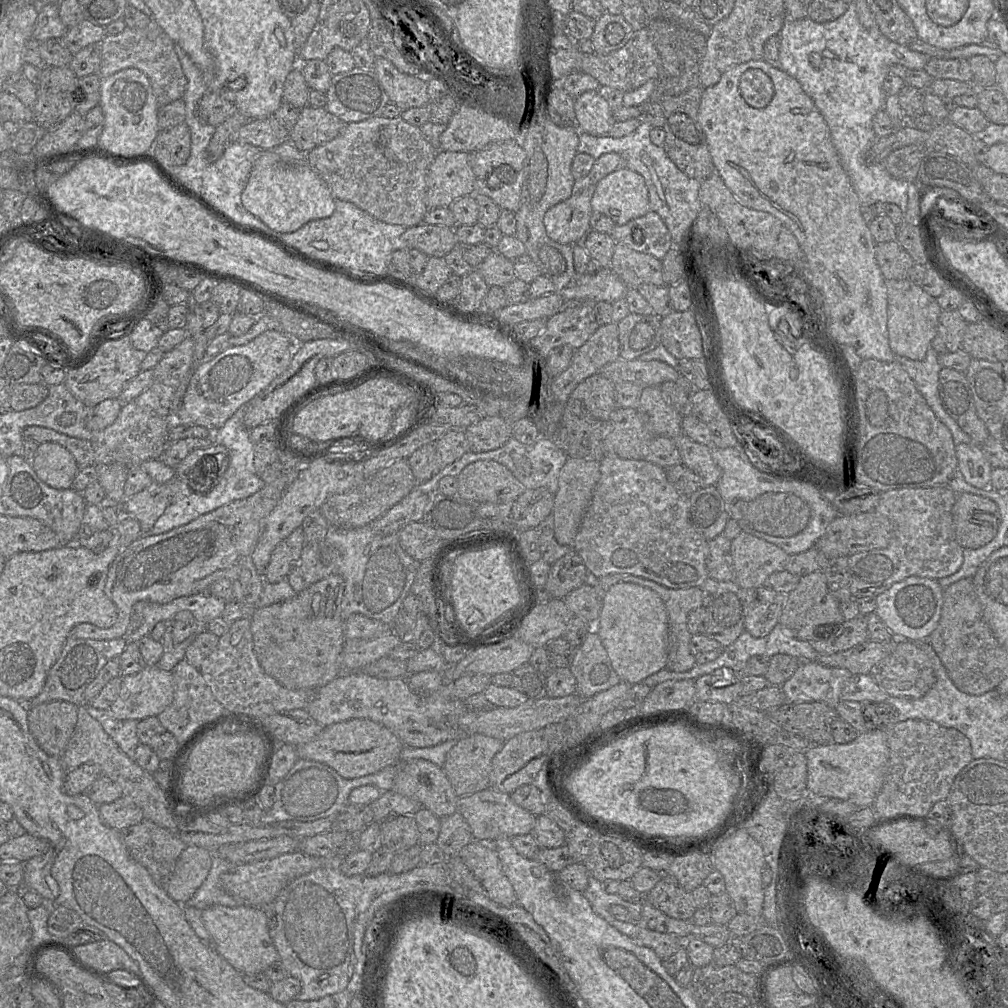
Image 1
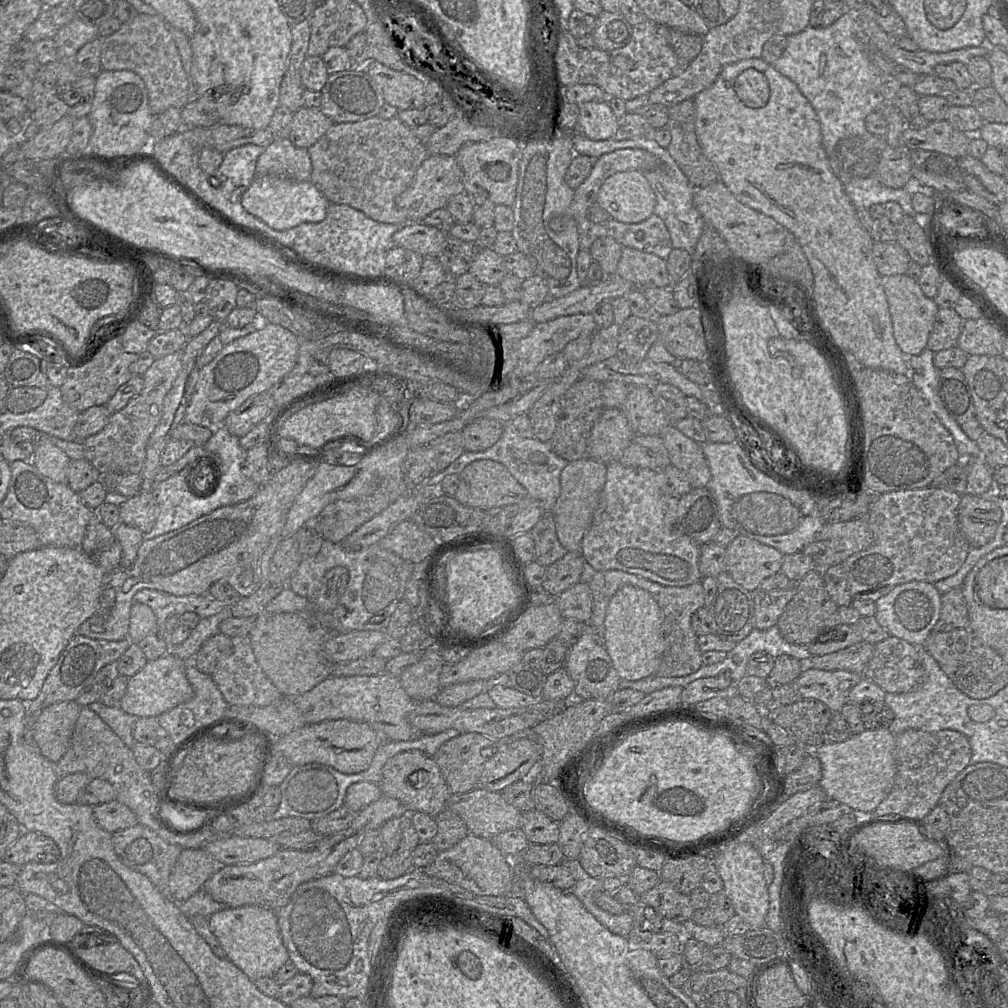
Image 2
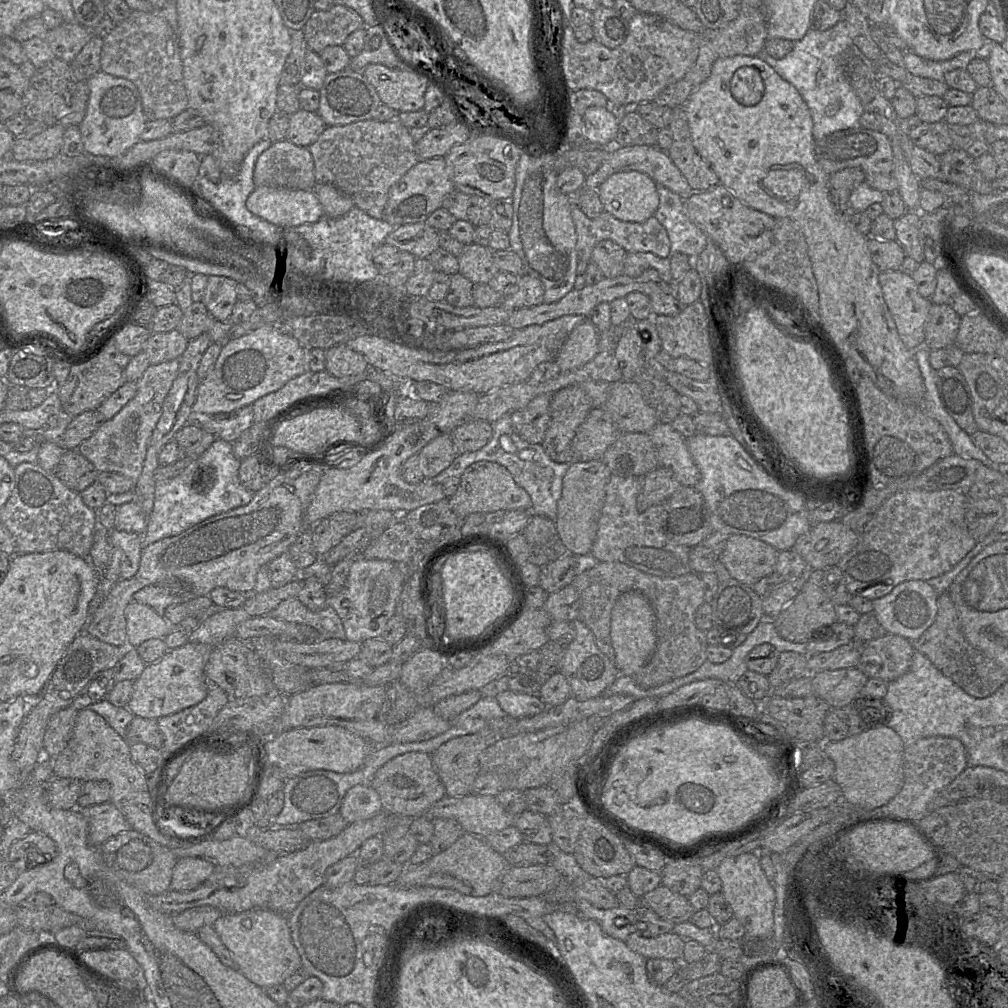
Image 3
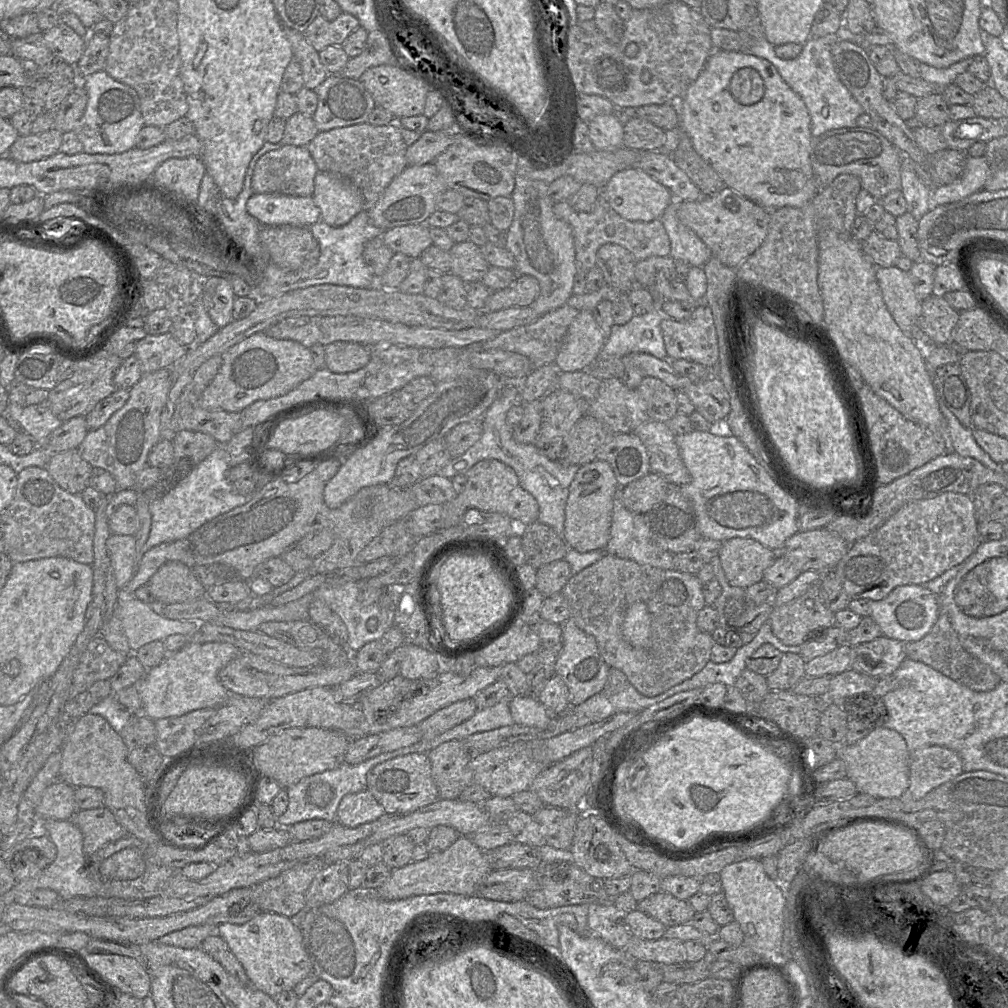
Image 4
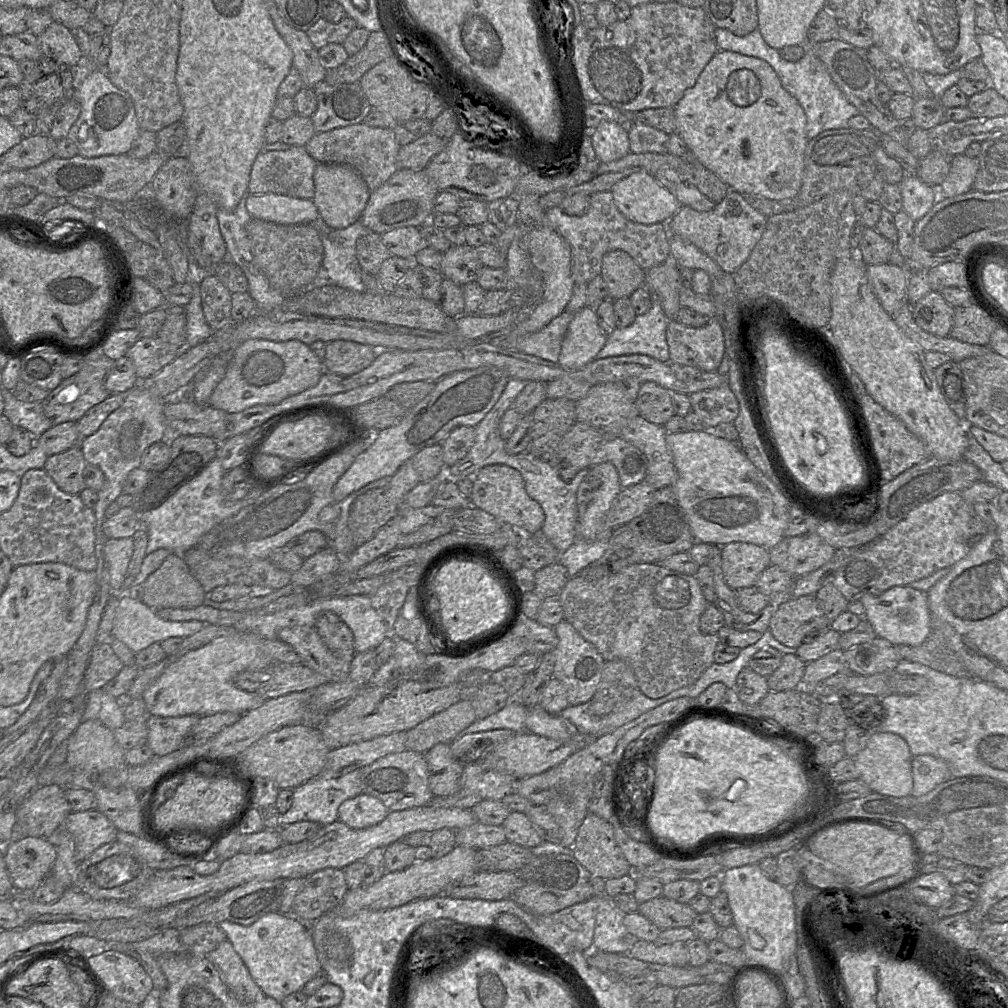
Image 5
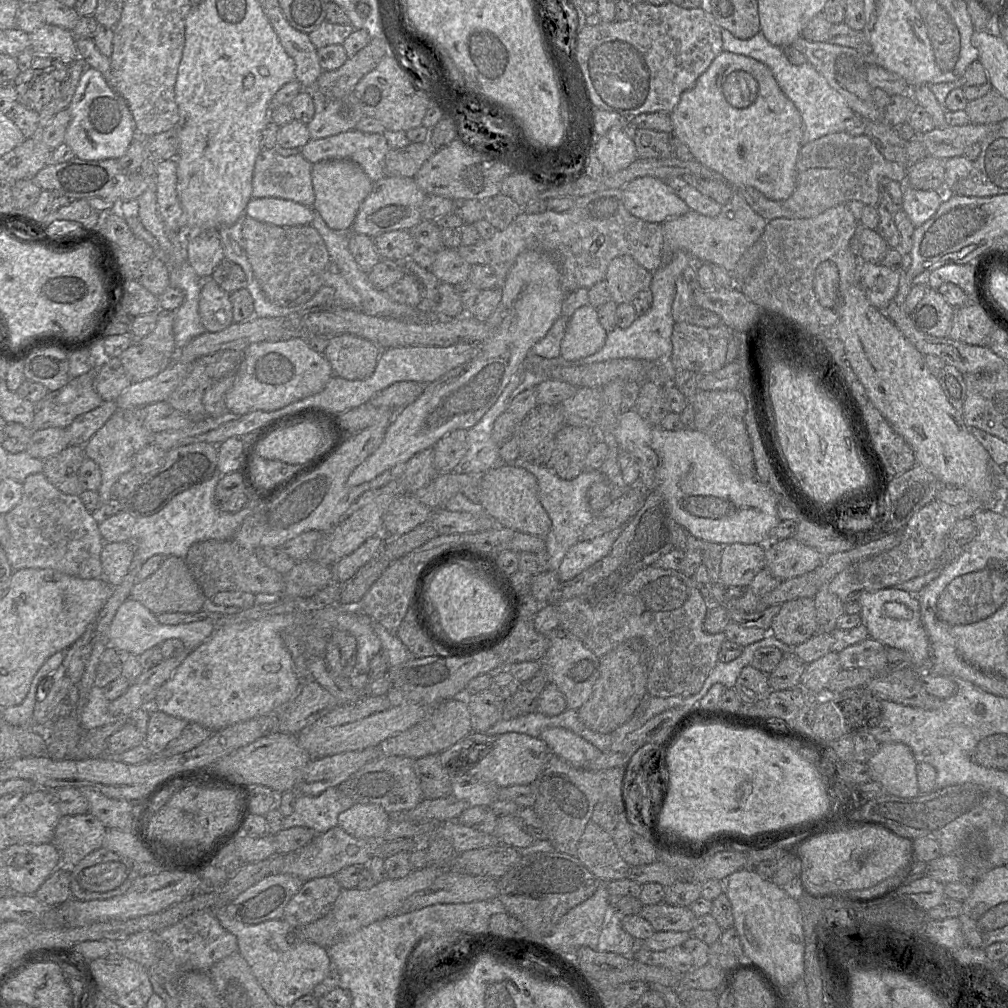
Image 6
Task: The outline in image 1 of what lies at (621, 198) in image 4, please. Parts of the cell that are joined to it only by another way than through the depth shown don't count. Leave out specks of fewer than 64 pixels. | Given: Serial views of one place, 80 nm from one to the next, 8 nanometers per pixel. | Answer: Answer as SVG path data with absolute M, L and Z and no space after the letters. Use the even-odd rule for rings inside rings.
M619 168L599 181L591 199L592 211L609 217L614 225L647 214L649 192L644 178L627 168Z

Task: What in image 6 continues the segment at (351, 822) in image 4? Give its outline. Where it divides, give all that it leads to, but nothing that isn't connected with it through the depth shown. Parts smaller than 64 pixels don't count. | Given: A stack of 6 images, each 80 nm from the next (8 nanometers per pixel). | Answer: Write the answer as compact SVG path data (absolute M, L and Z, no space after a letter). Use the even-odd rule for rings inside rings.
M354 803L338 815L338 826L355 838L380 838L389 827L390 817L378 805Z

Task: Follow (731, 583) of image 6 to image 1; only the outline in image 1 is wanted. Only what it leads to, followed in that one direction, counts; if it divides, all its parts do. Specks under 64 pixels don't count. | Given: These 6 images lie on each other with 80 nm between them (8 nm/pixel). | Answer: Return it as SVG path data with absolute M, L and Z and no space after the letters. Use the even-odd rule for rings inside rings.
M742 531L731 542L734 581L743 589L764 586L766 579L775 572L786 570L789 554L779 546Z

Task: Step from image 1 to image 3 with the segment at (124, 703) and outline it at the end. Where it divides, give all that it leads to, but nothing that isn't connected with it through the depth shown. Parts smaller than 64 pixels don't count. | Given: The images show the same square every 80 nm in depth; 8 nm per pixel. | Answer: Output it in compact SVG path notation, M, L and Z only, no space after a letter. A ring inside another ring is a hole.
M189 640L179 648L168 650L159 661L146 665L142 674L133 681L133 694L127 705L129 711L134 716L157 720L200 703L207 696L204 668L211 649L212 647Z

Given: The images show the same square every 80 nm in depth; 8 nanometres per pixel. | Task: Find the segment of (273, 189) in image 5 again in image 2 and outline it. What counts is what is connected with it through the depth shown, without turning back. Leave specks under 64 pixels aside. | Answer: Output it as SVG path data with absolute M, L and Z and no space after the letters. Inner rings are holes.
M275 139L259 156L256 172L257 175L309 181L312 174L311 158L307 149L296 147L289 139Z

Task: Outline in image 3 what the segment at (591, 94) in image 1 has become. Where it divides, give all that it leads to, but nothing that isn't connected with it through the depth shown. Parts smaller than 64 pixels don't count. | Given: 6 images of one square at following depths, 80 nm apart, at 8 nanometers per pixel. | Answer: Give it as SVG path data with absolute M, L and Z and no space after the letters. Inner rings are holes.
M590 106L582 117L588 142L601 146L614 145L619 122L609 107Z

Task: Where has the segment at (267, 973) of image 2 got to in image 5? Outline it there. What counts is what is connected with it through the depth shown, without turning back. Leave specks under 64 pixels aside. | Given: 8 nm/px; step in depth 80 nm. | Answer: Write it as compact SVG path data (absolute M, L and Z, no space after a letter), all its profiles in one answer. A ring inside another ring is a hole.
M274 912L262 916L249 926L223 921L219 927L226 933L263 993L281 1002L287 995L301 990L321 971L309 924L294 915Z

